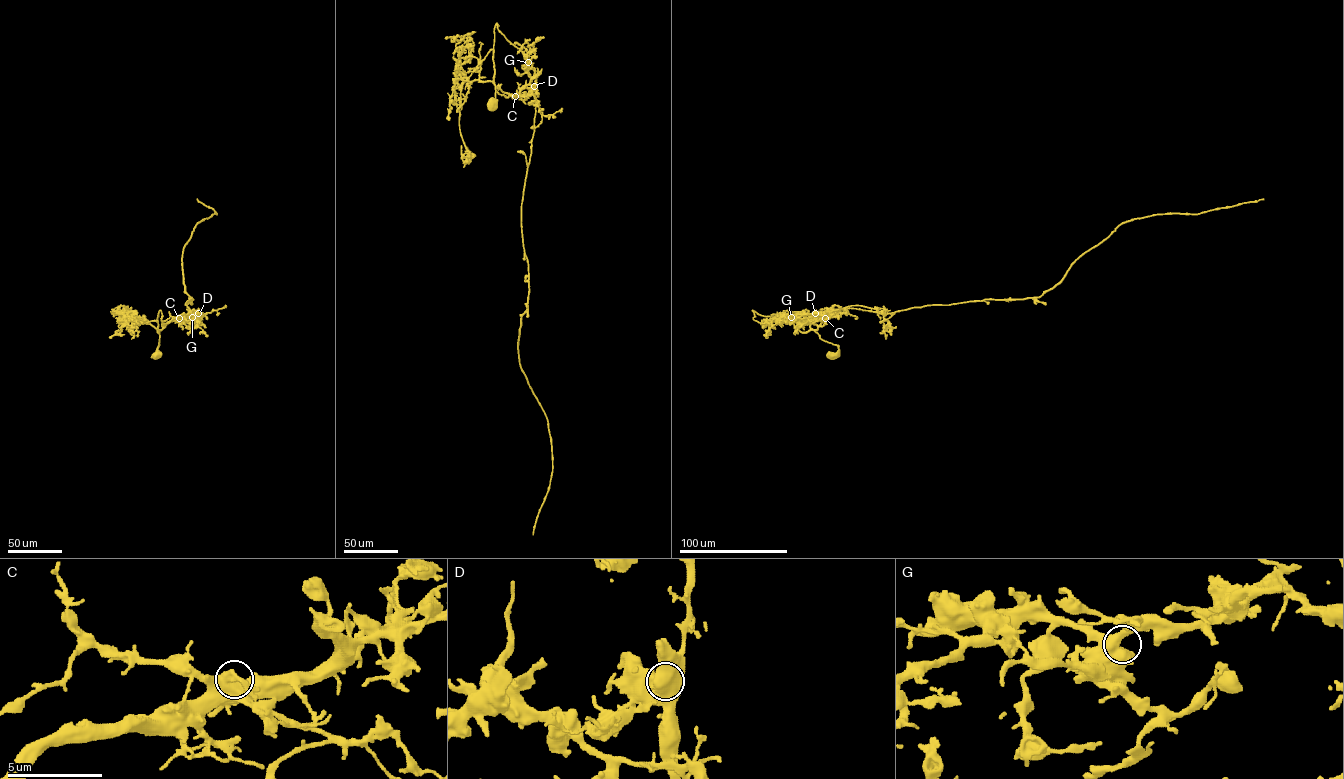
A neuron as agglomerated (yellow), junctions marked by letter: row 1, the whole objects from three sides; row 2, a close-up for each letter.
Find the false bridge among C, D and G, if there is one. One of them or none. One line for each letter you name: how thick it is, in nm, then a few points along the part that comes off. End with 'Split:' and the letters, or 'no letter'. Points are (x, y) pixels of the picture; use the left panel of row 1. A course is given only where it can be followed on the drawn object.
D: 750 nm | (199, 313), (185, 305), (193, 299), (186, 292), (182, 255), (195, 225), (216, 213), (197, 198)
Split: D

